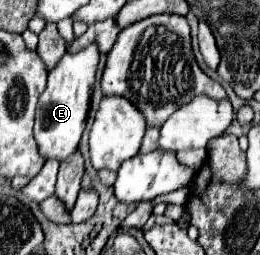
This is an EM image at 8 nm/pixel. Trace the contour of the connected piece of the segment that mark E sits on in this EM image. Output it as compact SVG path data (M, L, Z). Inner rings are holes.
M88 44L80 52L66 52L60 62L48 72L48 86L38 98L34 124L34 138L38 142L40 154L46 160L66 160L70 154L76 152L90 110L90 88L96 82L98 62L100 52L96 44Z

